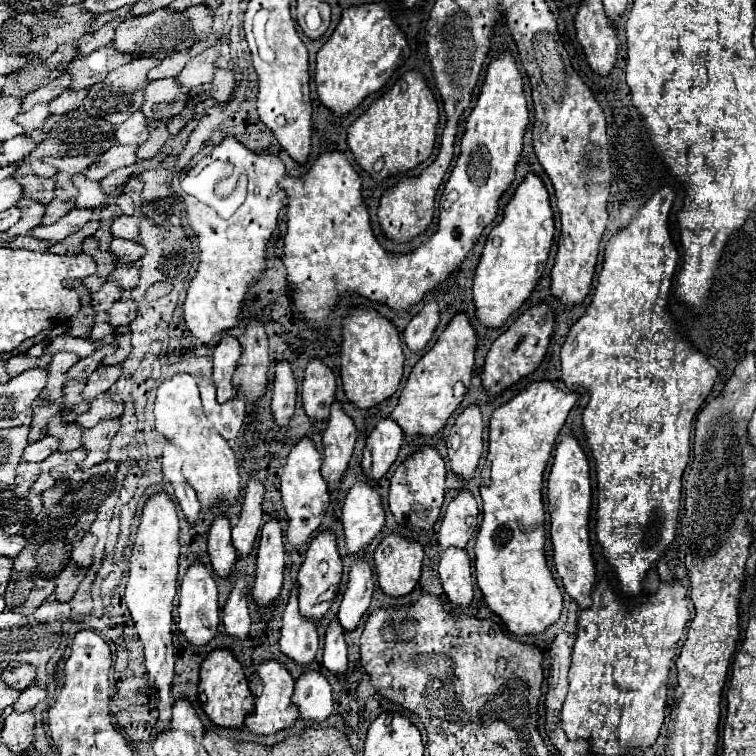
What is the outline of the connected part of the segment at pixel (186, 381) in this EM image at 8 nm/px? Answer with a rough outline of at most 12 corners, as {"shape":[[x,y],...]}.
{"shape":[[175,374],[157,390],[155,426],[183,452],[201,508],[235,506],[239,466],[209,430],[197,384]]}

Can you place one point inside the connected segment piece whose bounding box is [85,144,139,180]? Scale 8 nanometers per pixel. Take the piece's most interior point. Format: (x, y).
(119, 156)

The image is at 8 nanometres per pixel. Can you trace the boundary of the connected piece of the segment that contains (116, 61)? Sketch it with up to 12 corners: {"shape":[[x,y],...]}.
{"shape":[[105,46],[73,60],[71,88],[89,88],[133,54]]}

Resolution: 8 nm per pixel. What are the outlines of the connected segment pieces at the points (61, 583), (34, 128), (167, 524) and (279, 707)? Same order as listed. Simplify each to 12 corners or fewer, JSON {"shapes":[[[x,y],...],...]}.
{"shapes":[[[67,566],[57,576],[55,598],[67,602],[75,596],[85,570]],[[37,104],[21,112],[17,124],[33,142],[43,140],[43,122],[49,116],[49,104]],[[161,492],[147,500],[125,600],[171,722],[173,598],[179,518]],[[275,660],[263,662],[255,712],[245,718],[259,736],[291,728],[295,680]]]}

